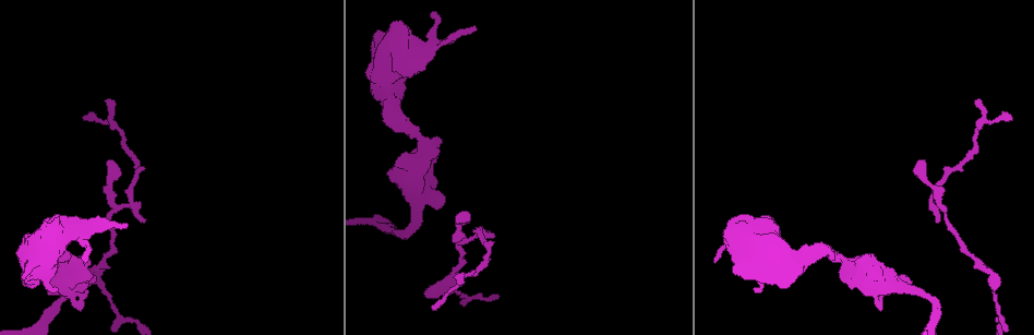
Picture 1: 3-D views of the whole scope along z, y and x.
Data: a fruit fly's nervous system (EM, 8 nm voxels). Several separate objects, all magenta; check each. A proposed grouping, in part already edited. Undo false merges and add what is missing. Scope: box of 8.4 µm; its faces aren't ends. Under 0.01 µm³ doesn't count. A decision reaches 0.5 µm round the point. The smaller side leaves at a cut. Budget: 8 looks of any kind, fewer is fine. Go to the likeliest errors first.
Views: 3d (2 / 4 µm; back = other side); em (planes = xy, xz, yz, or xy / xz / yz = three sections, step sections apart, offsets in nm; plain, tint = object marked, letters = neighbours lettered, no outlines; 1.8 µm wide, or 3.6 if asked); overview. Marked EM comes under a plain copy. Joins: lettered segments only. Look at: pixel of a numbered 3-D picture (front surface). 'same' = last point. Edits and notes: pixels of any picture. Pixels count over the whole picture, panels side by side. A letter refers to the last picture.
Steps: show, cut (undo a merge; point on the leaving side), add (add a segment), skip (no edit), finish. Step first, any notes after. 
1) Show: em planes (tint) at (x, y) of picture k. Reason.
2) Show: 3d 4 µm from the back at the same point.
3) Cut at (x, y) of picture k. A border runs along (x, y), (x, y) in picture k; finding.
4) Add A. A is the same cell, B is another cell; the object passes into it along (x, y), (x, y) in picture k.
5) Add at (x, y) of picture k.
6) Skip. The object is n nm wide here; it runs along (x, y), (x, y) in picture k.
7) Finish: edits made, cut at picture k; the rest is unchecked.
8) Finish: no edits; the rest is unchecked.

Show: 3d 2 µm at (114, 207) of picture 1. Three arms meet.

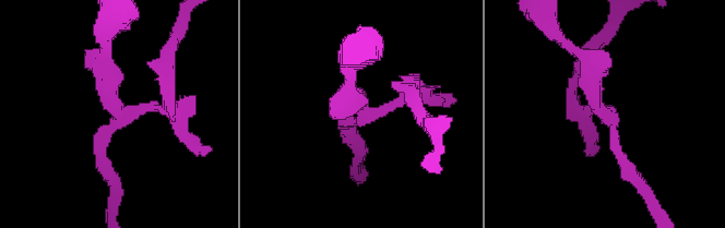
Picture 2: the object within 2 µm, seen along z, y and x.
Show: em planes (tint) at (604, 111) of picture 2.

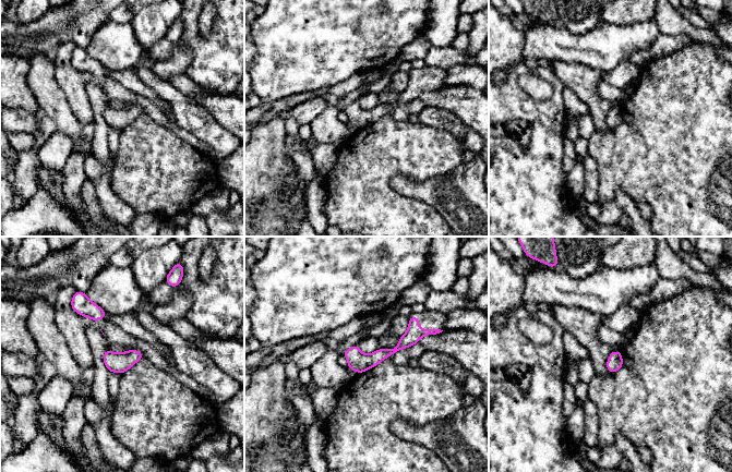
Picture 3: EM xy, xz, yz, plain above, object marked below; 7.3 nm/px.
Show: em planes (letters) at the same point.

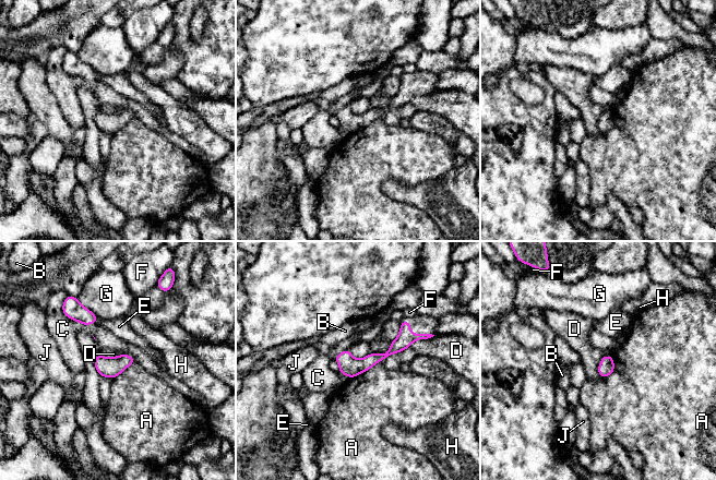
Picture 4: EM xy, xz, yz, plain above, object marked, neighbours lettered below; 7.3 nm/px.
Skip. The longest contact is with A, 320 nm; A, B, C, D, E, F, G, H and J are other cells; a border runs along (348, 349), (356, 359), (371, 351) in picture 4; all the same cell.

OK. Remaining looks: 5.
Show: em planes (letters) at (428, 293) of picture 1. Branch stops here.

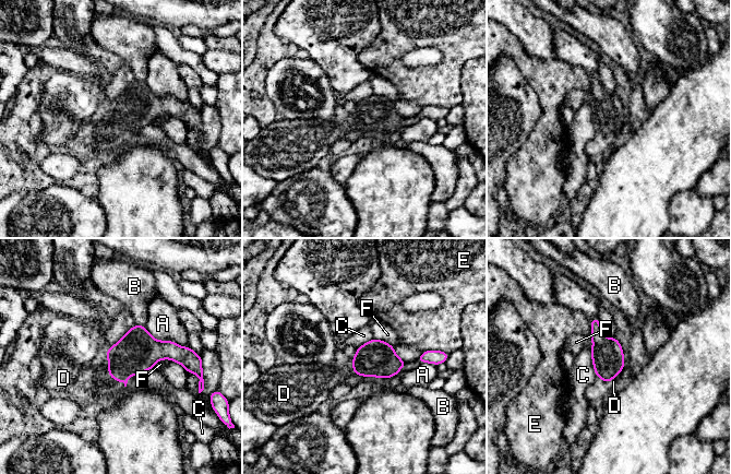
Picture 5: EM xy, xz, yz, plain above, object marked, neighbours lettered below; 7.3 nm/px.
Add at (84, 377) of picture 5. The object is 240 nm wide here; D is the same cell, A, B, C, E and F are other cells; the object passes into it along (135, 353), (115, 379), (84, 377) in picture 5; the cell continues.

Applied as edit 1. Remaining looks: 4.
Show: overview. See it whole again.

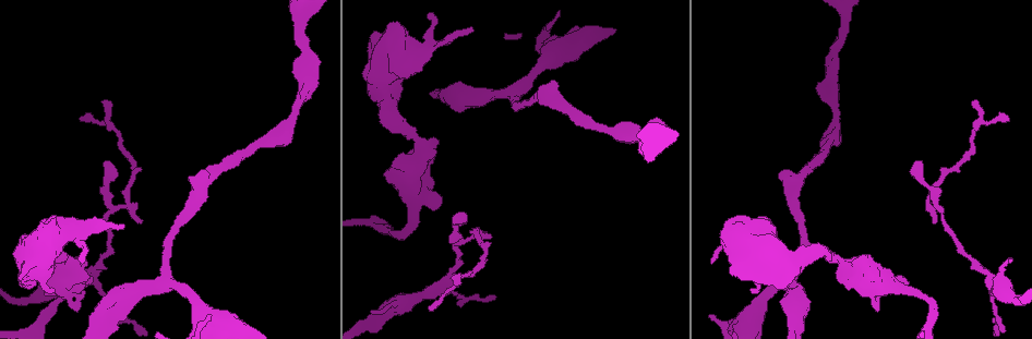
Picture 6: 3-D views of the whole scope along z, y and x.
Show: em 3.6 µm planes (tint) at (385, 87) of picture 6. Sudden change in width.

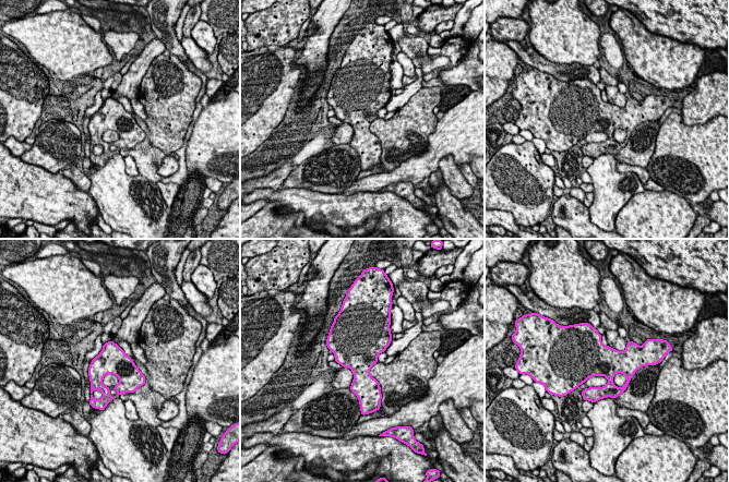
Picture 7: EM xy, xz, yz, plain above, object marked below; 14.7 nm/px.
Show: em 3.6 µm planes (letters) at the same point. See the neighbours.

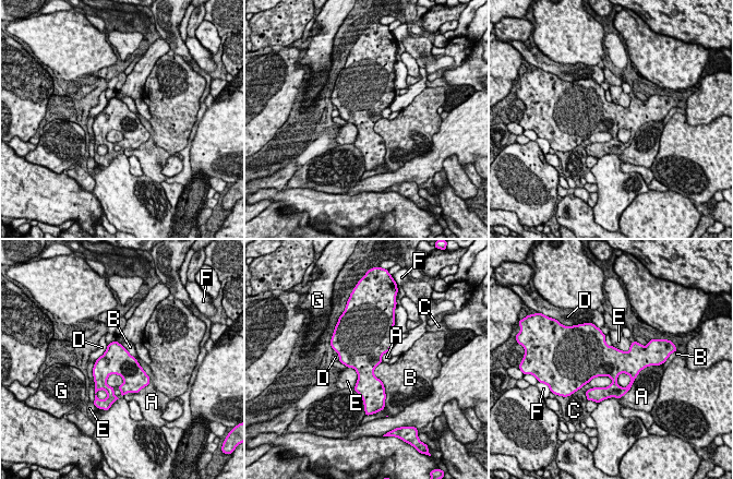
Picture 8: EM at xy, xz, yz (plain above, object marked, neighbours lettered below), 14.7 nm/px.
Skip. The longest contact is with A, 600 nm; A, B, C, D, E, F and G are other cells; a border runs along (380, 362), (374, 374), (385, 394) in picture 8; continuous, no second cell.

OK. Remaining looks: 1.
Finish: edits made, add at picture 5; the rest is unchecked.

